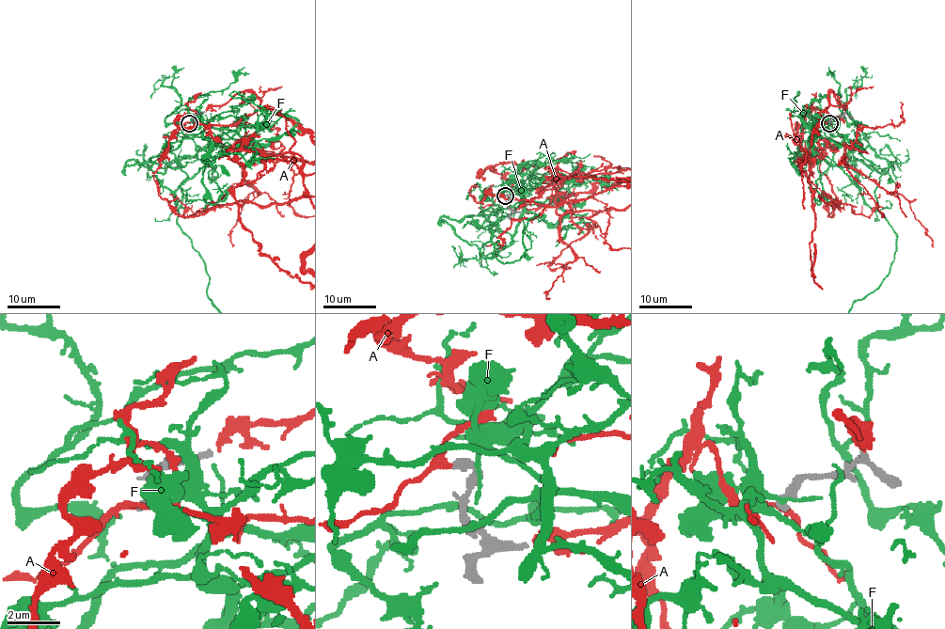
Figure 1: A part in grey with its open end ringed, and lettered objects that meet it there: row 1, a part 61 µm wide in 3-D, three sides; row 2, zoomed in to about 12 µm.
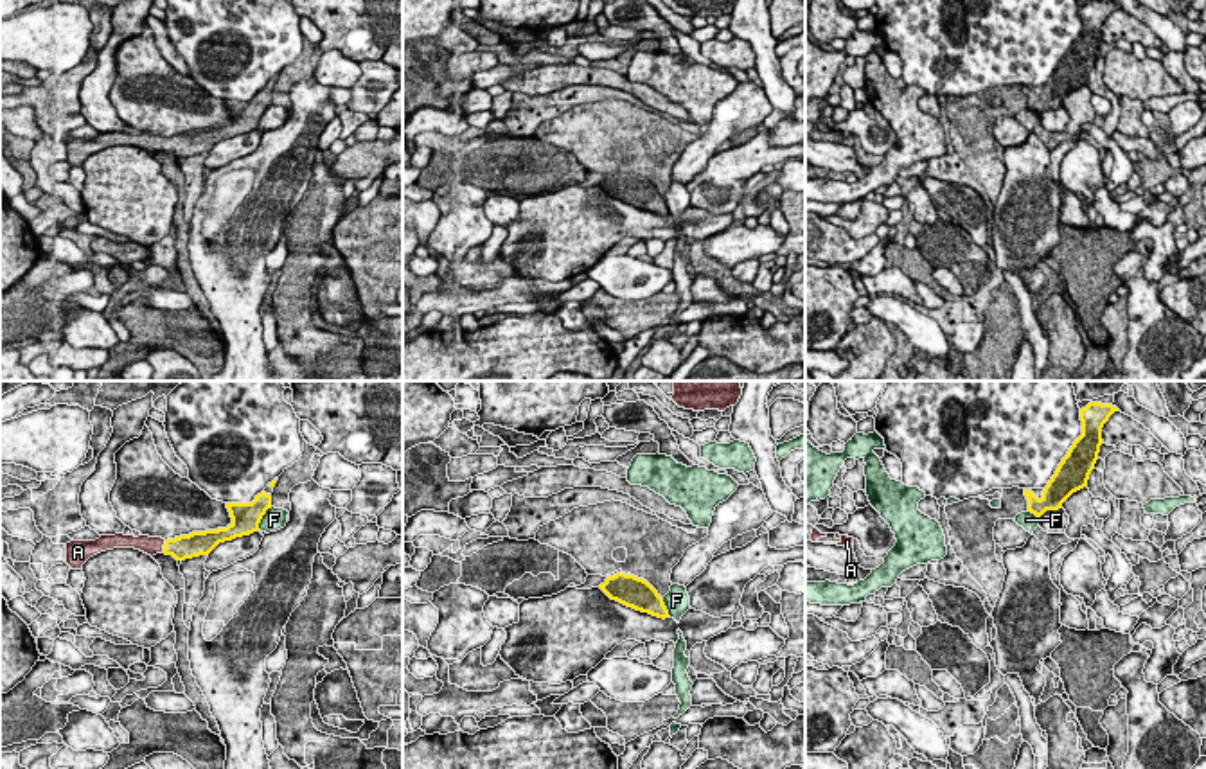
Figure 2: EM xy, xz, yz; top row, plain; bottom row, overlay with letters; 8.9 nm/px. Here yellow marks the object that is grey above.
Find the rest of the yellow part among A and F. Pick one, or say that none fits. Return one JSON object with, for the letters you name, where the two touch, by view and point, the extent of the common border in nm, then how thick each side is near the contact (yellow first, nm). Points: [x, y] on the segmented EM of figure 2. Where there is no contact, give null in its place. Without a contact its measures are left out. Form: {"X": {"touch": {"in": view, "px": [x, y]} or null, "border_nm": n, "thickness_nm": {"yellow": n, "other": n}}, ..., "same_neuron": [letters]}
{"A": {"touch": {"in": "xy", "px": [164, 547]}, "border_nm": 120, "thickness_nm": {"yellow": 220, "other": 160}}, "same_neuron": ["A"]}

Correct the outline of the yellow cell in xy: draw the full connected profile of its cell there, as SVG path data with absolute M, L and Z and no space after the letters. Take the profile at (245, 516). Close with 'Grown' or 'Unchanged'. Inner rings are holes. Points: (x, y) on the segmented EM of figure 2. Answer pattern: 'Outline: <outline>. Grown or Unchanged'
Outline: M262 491L252 503L226 503L226 508L232 517L226 528L192 532L167 541L162 537L135 537L124 534L101 535L95 541L72 539L65 546L67 564L72 570L81 570L90 557L113 548L135 548L151 557L165 553L173 555L176 561L208 555L219 543L257 532L262 516L271 508L271 496Z. Grown

